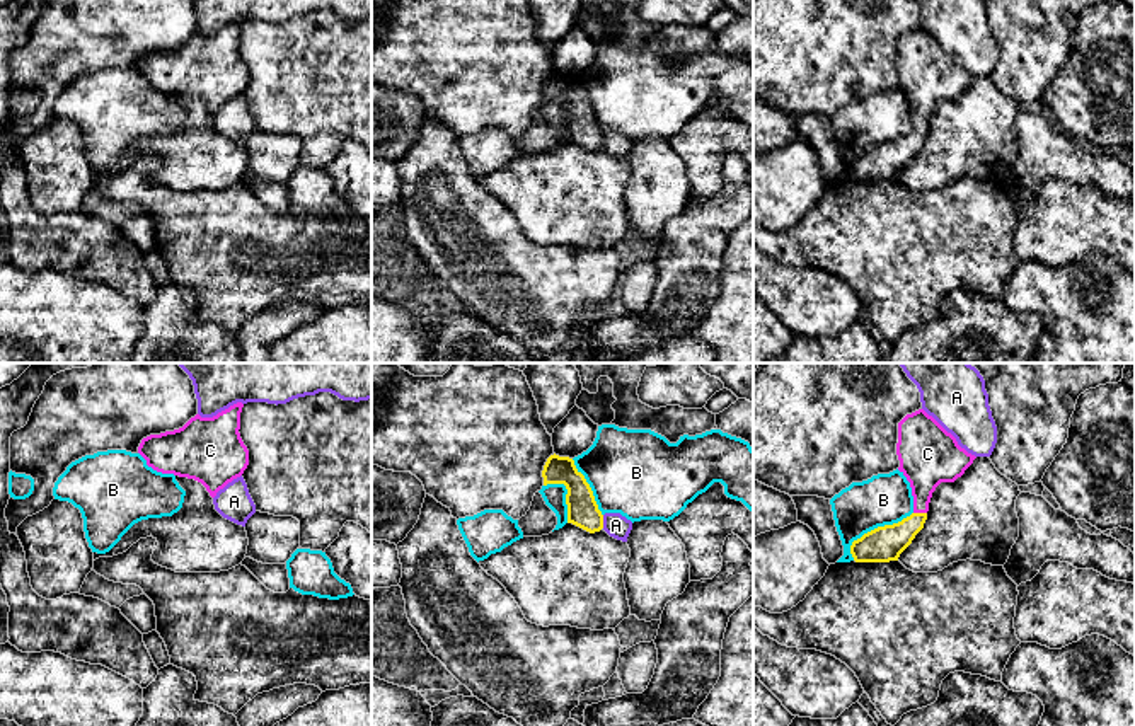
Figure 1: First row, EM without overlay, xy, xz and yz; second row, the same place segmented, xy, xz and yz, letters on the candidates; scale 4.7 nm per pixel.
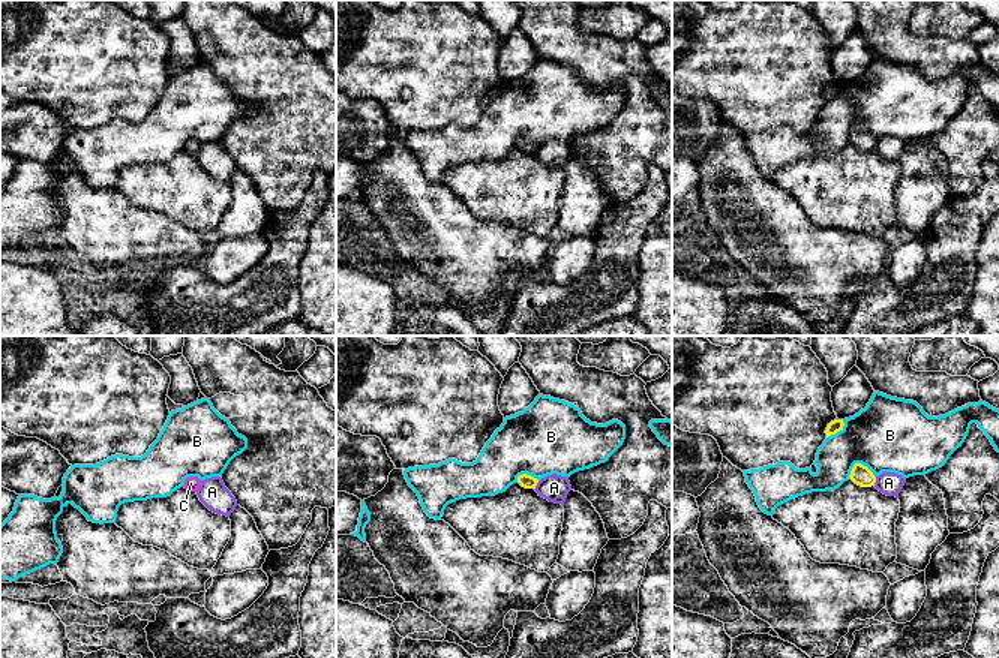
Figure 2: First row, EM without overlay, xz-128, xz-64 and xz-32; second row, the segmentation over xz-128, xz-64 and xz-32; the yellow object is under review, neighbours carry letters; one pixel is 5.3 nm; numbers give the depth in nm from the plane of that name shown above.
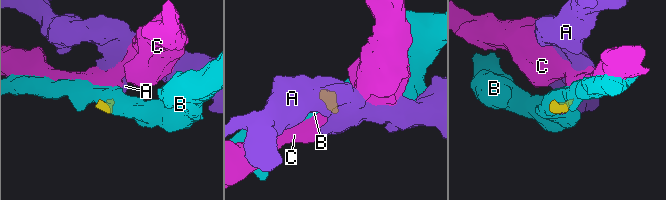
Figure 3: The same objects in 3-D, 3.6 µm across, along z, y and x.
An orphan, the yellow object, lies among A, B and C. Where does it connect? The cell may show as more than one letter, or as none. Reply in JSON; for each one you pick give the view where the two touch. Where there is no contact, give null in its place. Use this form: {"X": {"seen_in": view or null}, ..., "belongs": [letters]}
{"C": {"seen_in": "yz"}, "belongs": ["C"]}

